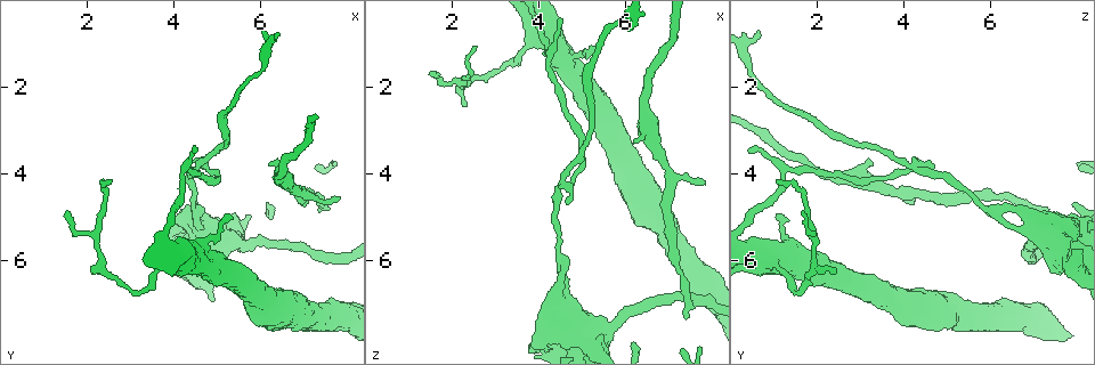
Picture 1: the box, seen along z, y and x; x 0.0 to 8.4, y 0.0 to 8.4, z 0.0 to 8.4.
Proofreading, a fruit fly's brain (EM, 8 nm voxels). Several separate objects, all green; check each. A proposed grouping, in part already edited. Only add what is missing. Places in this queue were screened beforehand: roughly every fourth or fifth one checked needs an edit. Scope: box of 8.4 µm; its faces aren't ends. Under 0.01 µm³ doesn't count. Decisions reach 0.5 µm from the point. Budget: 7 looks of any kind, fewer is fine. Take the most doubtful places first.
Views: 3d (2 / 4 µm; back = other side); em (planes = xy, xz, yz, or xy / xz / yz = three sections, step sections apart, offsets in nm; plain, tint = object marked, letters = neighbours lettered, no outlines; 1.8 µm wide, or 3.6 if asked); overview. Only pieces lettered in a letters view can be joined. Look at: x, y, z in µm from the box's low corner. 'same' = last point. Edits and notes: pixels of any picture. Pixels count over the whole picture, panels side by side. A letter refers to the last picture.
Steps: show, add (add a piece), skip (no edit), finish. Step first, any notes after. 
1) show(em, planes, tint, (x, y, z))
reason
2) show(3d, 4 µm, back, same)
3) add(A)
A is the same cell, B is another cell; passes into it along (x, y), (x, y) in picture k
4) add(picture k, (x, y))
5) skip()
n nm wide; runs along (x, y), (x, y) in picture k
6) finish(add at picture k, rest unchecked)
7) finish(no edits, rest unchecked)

show(3d, 2 µm, (7.35, 4.85, 7.35))
branch stops here

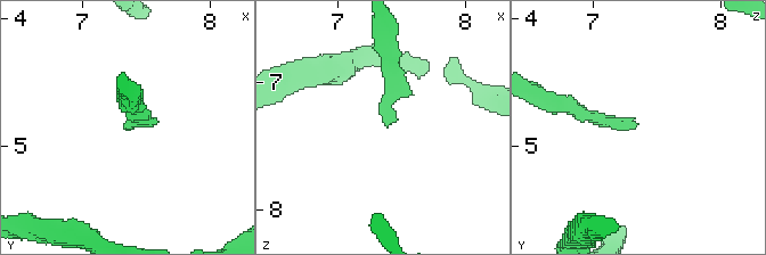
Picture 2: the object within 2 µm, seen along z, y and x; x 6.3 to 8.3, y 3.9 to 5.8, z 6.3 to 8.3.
show(em, 3.6 µm, yz, step 8, letters, (7.40, 4.82, 7.32))

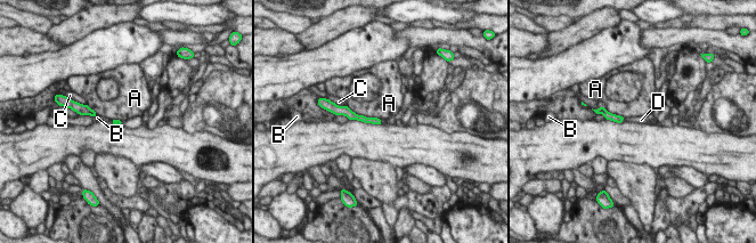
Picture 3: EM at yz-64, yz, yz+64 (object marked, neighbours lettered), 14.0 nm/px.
add(D)
D is the same cell, A, B and C are other cells; passes into it along (608, 115), (623, 119), (640, 120) in picture 3; the neuron continues

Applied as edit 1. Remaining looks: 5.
show(overview)

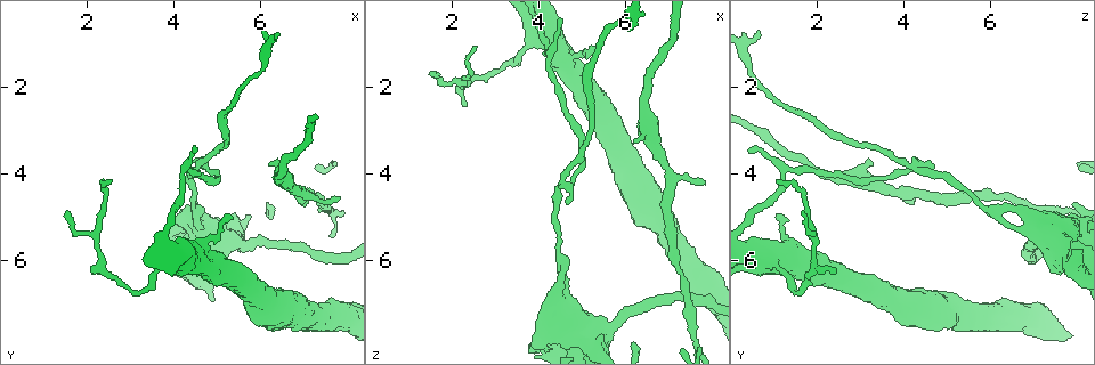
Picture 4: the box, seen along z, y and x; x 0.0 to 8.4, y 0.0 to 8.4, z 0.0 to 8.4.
show(em, xy, step 4, letters, (7.85, 4.55, 4.25))
tapers out

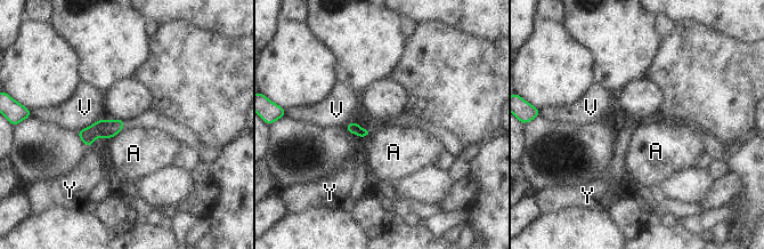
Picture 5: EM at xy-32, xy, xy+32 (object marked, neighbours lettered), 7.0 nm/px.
skip()
V touches over 200 nm; A, V and Y are other cells; no lettered piece goes on from it

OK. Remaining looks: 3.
show(em, xy, step 4, tint, (2.35, 6.25, 2.45))
branch stops here

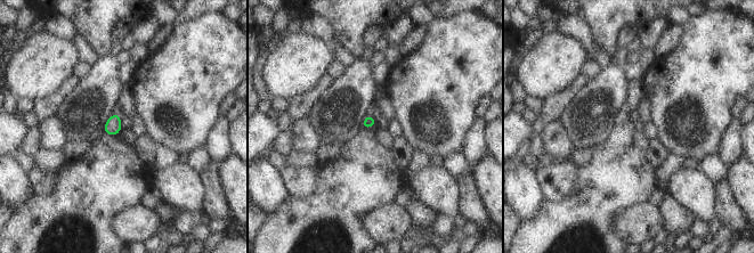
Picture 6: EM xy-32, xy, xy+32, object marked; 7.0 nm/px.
show(em, xy, step 4, letters, same)
see the neighbours

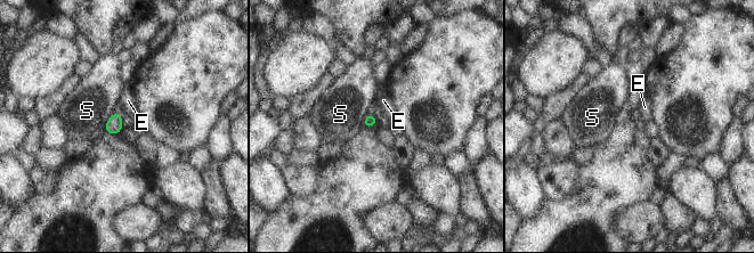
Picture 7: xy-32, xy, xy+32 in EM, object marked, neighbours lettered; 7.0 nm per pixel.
skip()
E and S are other cells; border along (116, 112), (108, 119), (105, 132) in picture 7; no lettered piece goes on from it

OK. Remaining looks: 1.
finish(add at picture 3, rest unchecked)

